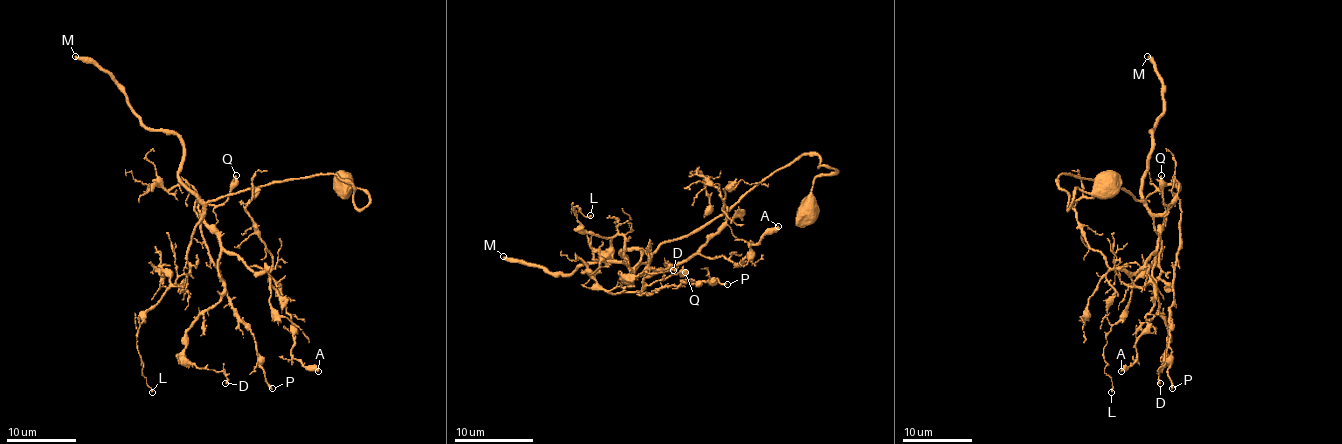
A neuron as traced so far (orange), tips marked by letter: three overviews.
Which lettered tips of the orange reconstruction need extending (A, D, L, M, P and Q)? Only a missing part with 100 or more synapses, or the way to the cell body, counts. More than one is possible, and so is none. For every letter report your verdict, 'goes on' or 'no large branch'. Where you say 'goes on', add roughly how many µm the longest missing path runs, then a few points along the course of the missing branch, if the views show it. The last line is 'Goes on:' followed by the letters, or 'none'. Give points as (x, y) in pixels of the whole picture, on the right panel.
A: no large branch
D: no large branch
L: no large branch
M: goes on; missing 70 µm
P: no large branch
Q: no large branch
Goes on: M

